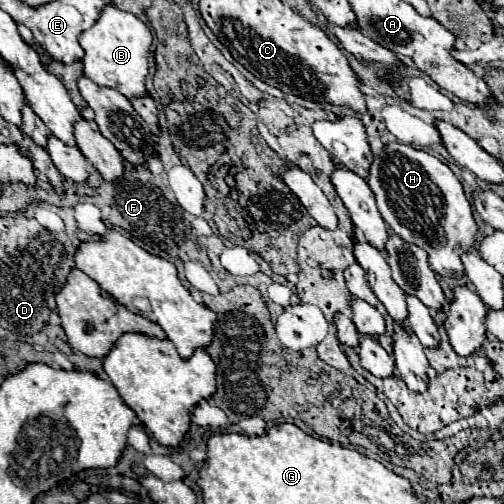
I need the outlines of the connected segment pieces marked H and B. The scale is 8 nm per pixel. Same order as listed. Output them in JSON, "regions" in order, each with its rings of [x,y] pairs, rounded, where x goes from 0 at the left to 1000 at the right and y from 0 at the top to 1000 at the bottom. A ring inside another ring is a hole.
{"regions":[[[[768,284],[756,308],[740,308],[728,363],[744,383],[756,431],[804,482],[847,498],[855,534],[875,550],[915,550],[915,506],[935,498],[950,458],[935,403],[907,347],[863,308],[800,284]]],[[[208,10],[196,38],[185,54],[161,65],[157,85],[169,97],[165,145],[173,157],[200,173],[220,173],[244,185],[252,196],[288,192],[288,153],[292,153],[292,117],[300,97],[304,69],[296,54],[276,42],[268,30],[236,22],[224,10]]]]}

